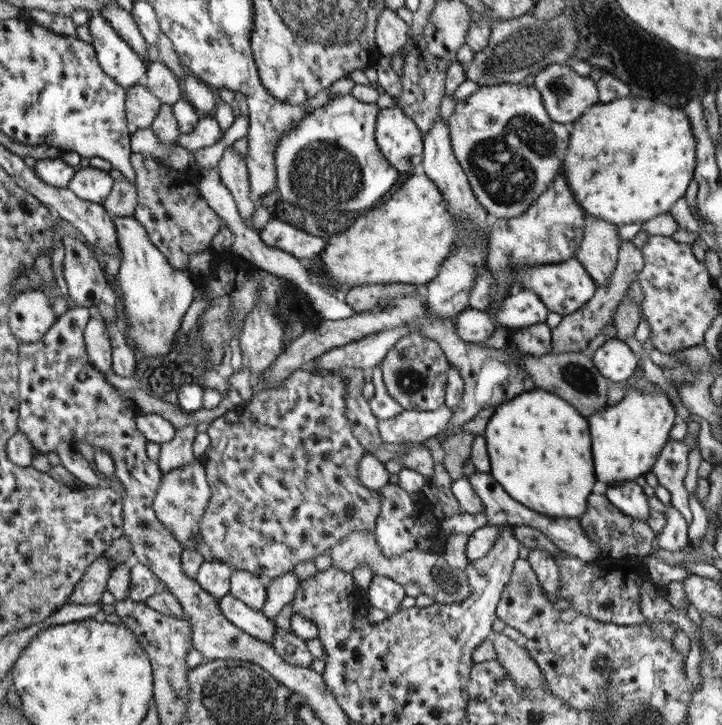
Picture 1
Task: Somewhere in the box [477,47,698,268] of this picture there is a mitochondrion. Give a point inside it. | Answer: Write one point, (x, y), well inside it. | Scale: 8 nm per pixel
(557, 86)

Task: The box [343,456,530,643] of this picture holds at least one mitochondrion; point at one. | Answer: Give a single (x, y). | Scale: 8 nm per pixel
(449, 583)

